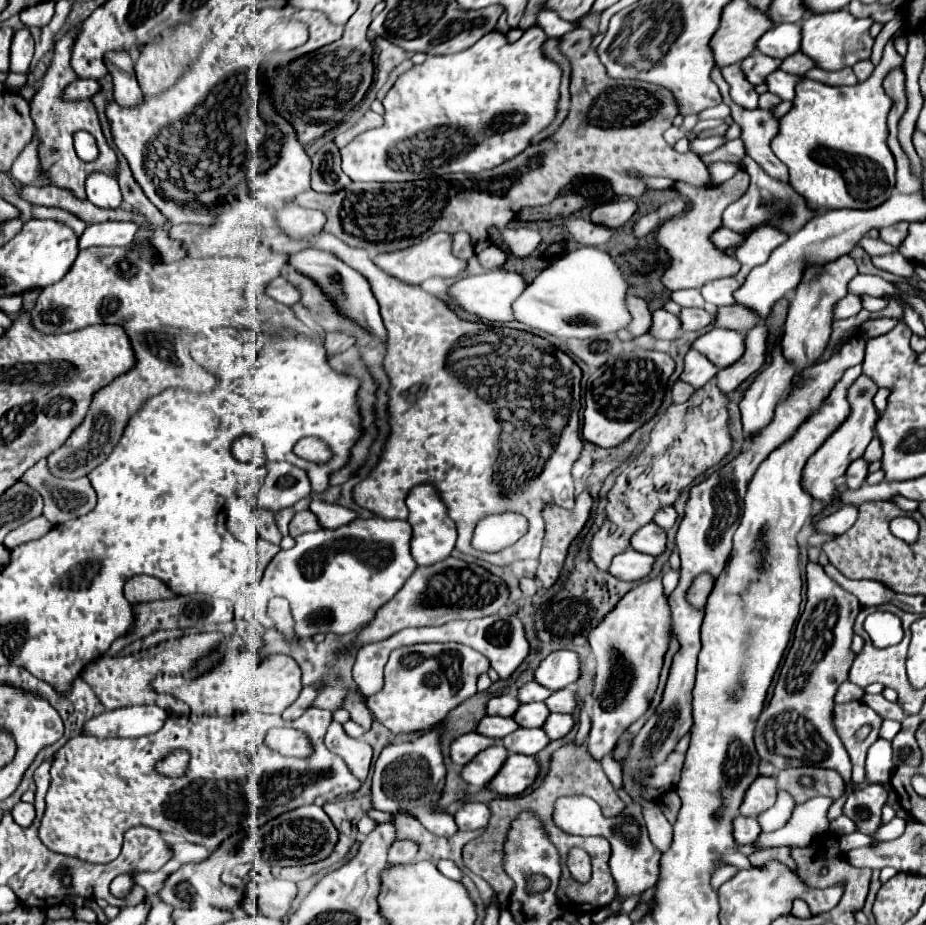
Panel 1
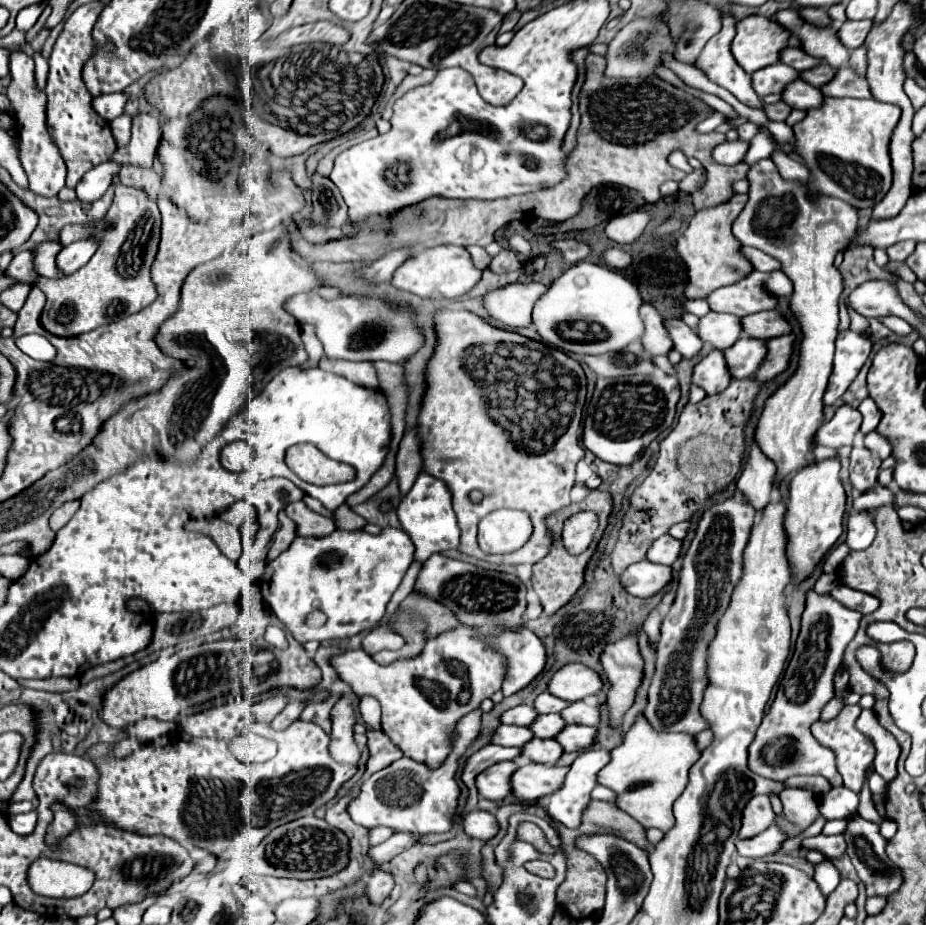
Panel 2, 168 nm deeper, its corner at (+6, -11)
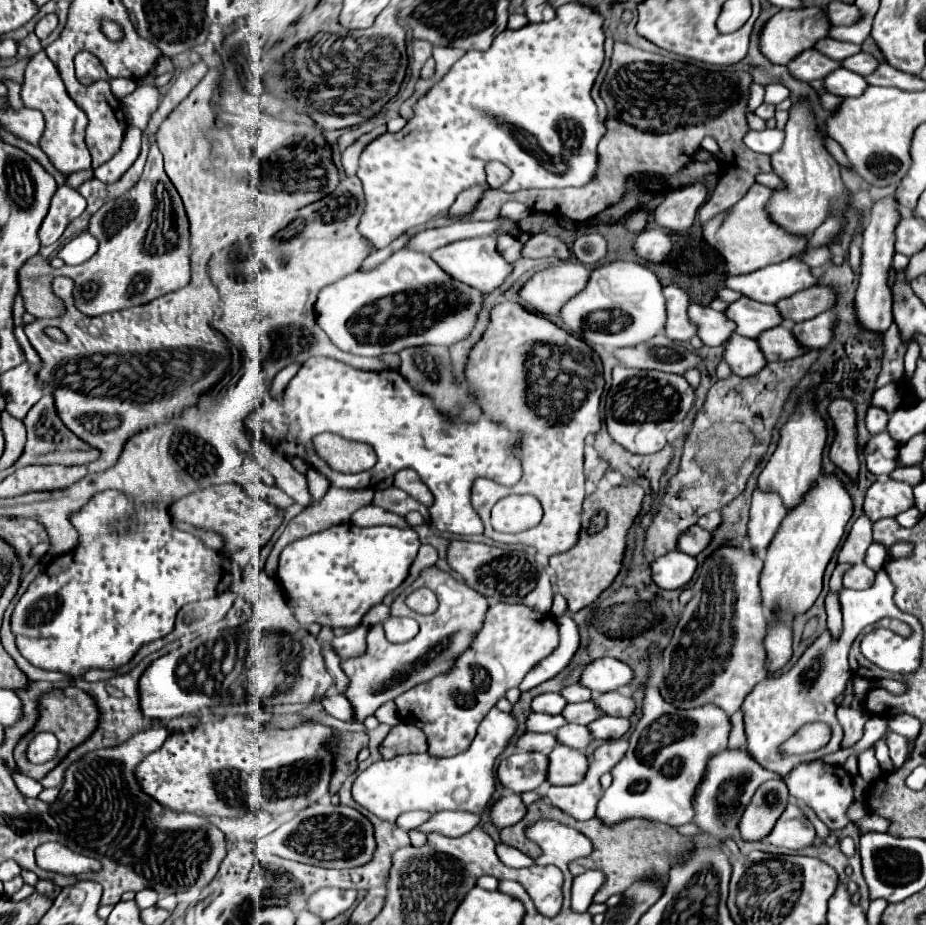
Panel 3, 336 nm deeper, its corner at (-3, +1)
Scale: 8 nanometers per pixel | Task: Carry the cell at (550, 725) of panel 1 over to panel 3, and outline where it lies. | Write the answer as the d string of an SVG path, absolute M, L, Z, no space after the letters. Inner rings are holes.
M602 715L594 723L588 723L588 731L594 739L618 739L628 731L628 727L630 727L628 719L610 715Z

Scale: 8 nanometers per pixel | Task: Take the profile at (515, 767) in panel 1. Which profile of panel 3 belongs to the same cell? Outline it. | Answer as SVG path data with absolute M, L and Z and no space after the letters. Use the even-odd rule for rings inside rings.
M558 745L548 755L546 781L550 785L574 785L584 779L586 769L588 769L588 759L584 753Z

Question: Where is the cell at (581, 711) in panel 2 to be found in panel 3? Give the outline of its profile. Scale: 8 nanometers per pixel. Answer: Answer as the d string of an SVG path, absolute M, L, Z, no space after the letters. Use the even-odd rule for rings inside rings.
M610 691L610 693L602 693L598 697L592 699L598 707L598 711L602 711L602 715L614 715L614 717L630 717L634 711L634 699L618 693L618 691Z

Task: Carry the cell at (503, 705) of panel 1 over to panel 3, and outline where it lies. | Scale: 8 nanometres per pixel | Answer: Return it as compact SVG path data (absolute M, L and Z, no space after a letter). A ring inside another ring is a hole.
M544 693L532 699L530 707L536 713L546 713L546 711L562 711L566 705L566 701L562 699L560 693Z

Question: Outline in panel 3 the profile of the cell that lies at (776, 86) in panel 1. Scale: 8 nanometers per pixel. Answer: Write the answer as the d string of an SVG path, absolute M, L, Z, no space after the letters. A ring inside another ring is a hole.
M842 67L838 71L832 71L832 75L826 75L826 79L824 79L824 89L838 97L856 97L866 87L868 87L868 83L864 81L864 77L848 71L848 69L842 69Z

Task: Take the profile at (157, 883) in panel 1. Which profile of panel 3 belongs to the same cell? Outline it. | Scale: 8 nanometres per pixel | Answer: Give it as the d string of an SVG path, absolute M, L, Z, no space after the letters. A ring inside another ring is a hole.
M140 891L140 893L136 893L138 909L152 907L152 905L156 905L156 901L158 901L158 893L156 891Z

